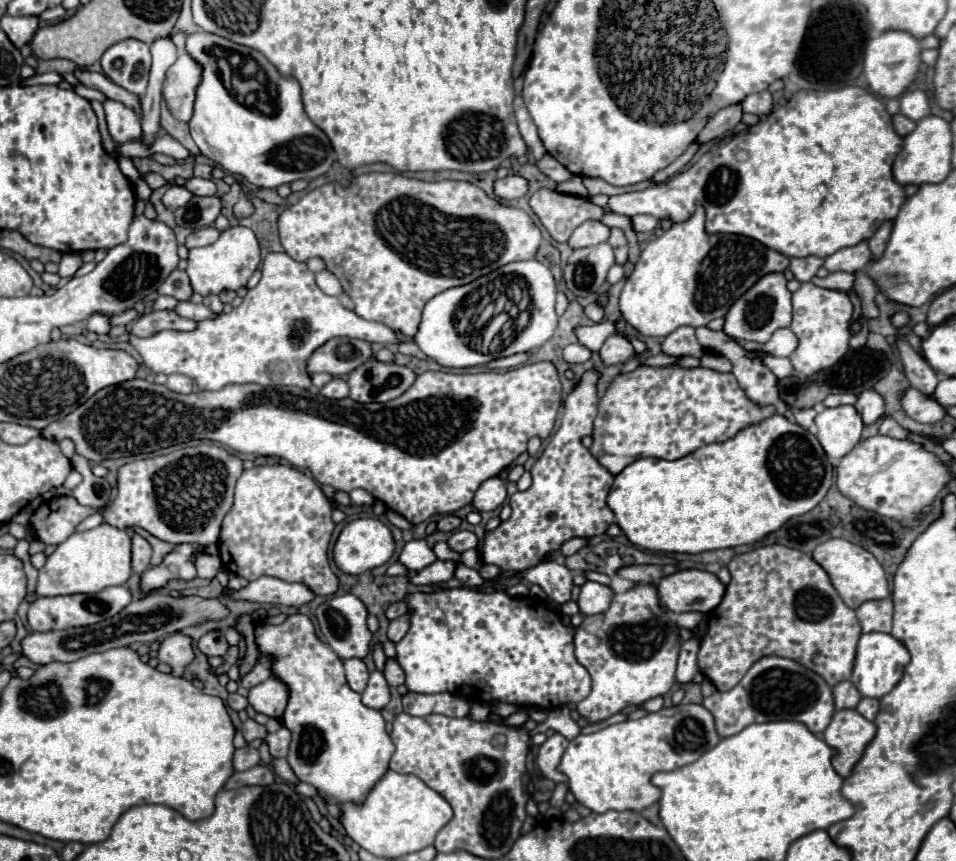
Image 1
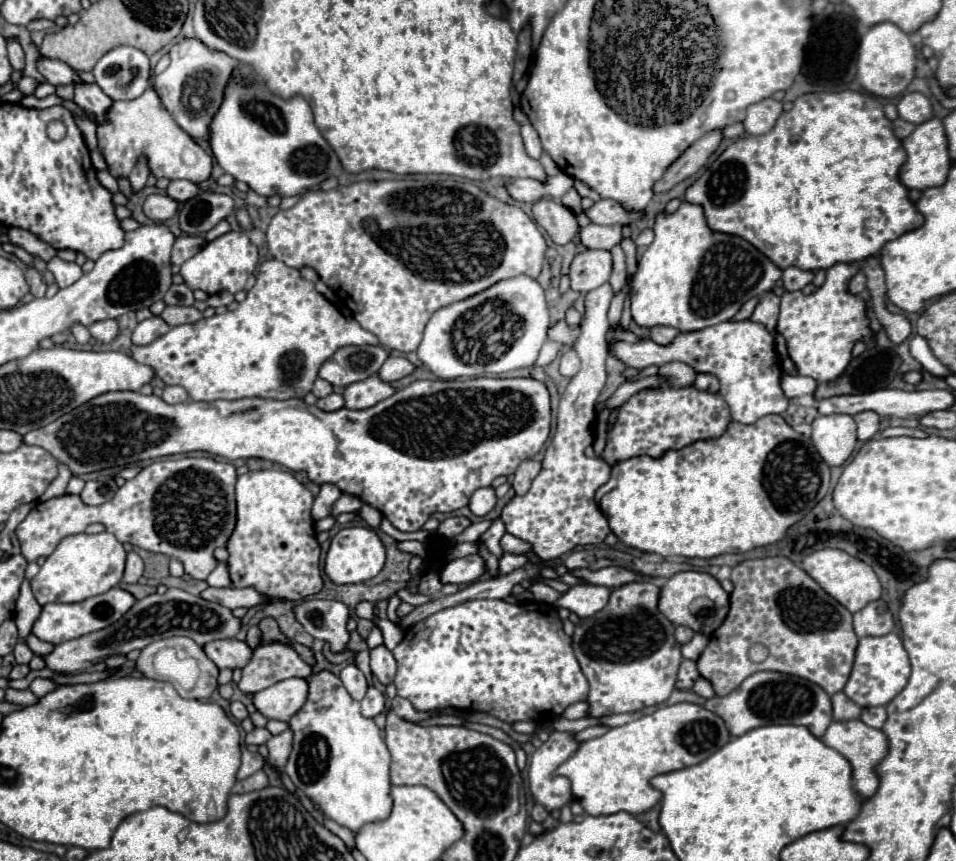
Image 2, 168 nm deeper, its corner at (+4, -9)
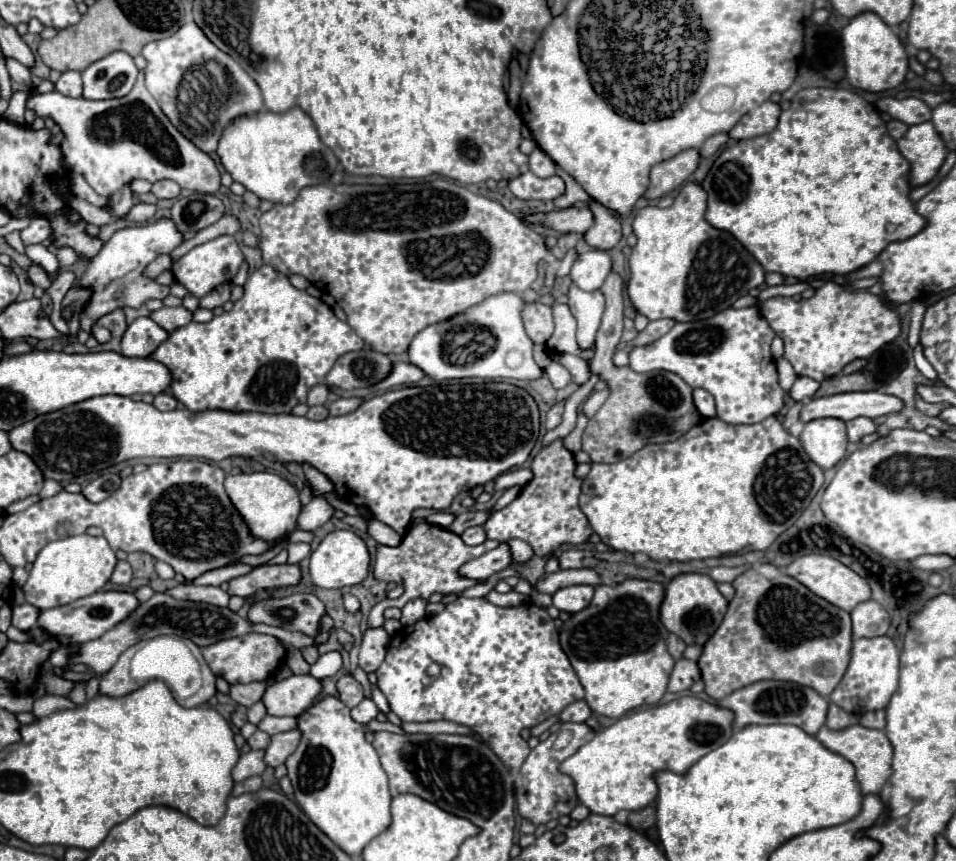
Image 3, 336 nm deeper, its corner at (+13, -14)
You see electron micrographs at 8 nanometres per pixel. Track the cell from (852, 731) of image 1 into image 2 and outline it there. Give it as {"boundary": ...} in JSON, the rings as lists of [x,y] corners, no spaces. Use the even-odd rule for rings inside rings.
{"boundary":[[[854,719],[854,721],[832,721],[830,727],[826,729],[822,741],[824,741],[824,745],[836,749],[838,753],[842,753],[850,761],[854,789],[858,791],[858,795],[860,797],[872,797],[874,791],[878,789],[878,777],[874,773],[874,767],[888,753],[888,739],[886,739],[886,735],[880,729],[864,725],[860,719]]]}

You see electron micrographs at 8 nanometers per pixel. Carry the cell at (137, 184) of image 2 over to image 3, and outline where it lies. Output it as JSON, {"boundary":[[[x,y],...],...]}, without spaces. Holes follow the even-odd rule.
{"boundary":[[[123,186],[121,190],[117,190],[117,194],[113,194],[109,212],[111,212],[111,216],[119,218],[119,216],[127,214],[131,206],[133,206],[133,192],[129,190],[129,186]]]}

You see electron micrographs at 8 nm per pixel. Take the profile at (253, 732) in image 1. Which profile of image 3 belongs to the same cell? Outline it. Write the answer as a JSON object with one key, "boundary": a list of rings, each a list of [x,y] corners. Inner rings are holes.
{"boundary":[[[257,730],[249,740],[247,740],[247,744],[251,746],[251,748],[265,748],[265,746],[269,746],[269,734],[267,732],[261,732],[261,730]]]}

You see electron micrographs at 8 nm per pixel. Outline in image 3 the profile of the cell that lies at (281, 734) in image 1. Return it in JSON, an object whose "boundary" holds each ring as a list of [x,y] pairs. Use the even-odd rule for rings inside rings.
{"boundary":[[[293,728],[287,732],[279,732],[275,736],[271,736],[271,744],[265,750],[265,762],[267,766],[279,766],[285,762],[285,758],[289,758],[289,754],[293,754],[293,750],[297,750],[297,742],[301,740],[301,730]]]}

